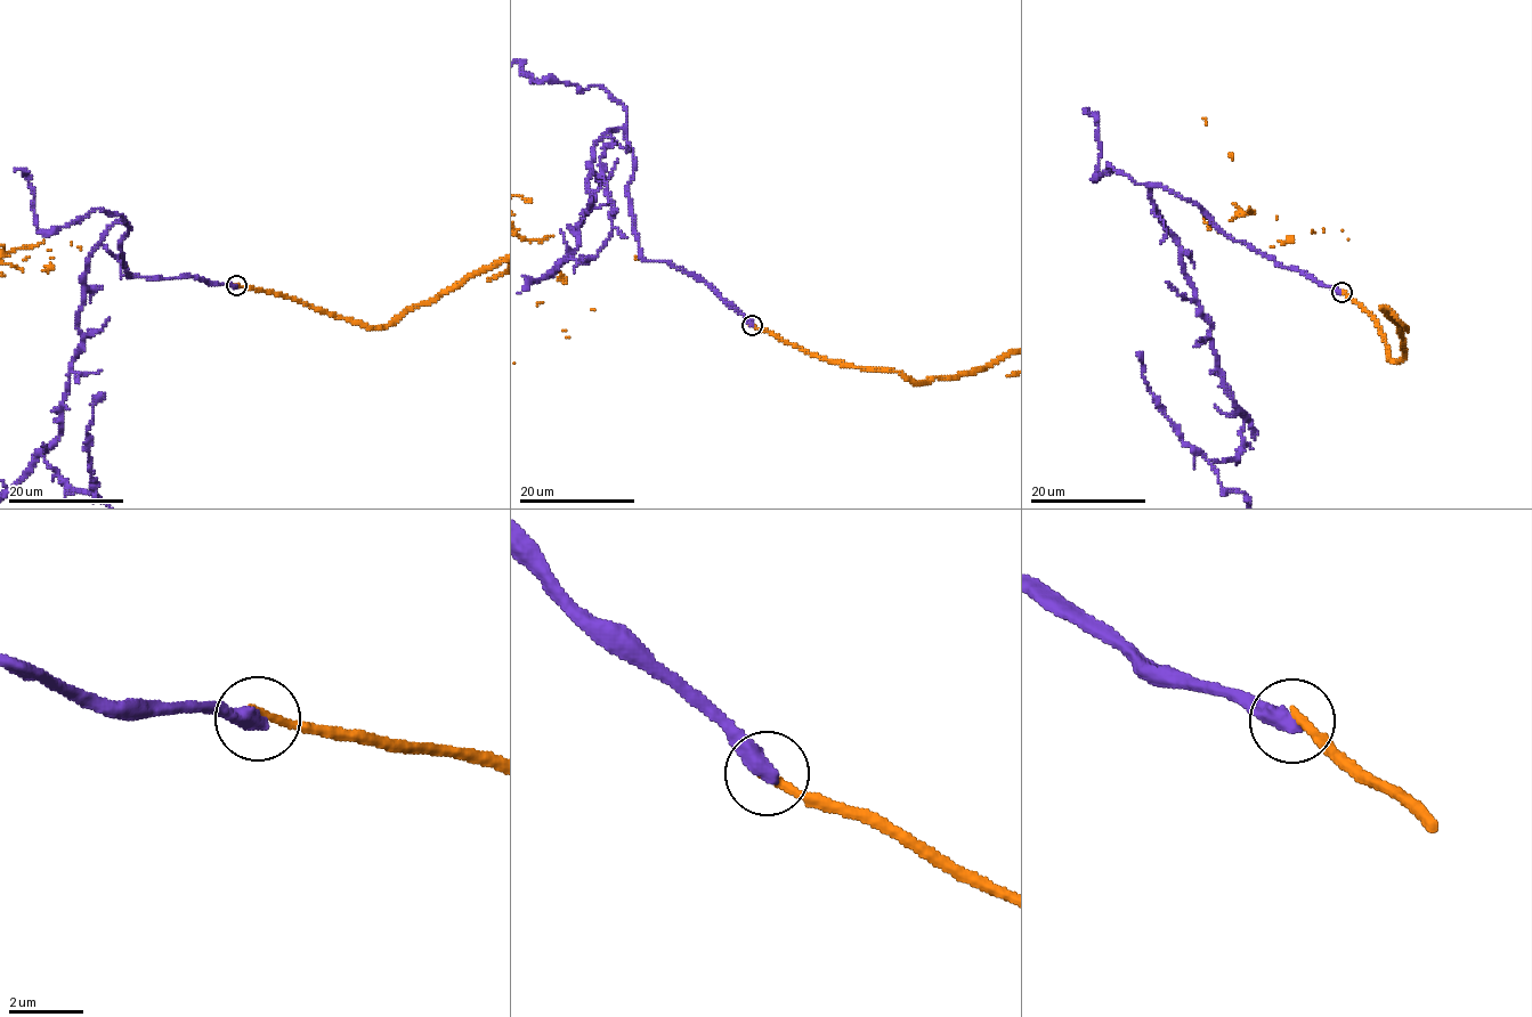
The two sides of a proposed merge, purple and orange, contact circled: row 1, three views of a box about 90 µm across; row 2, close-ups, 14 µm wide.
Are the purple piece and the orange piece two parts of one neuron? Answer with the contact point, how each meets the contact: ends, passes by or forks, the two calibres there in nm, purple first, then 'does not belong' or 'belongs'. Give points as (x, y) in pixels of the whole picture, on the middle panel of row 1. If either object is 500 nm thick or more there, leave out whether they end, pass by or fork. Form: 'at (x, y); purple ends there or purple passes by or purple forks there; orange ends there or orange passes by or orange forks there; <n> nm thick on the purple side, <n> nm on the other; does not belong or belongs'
at (752, 325); 500 nm thick on the purple side, 200 nm on the other; does not belong

